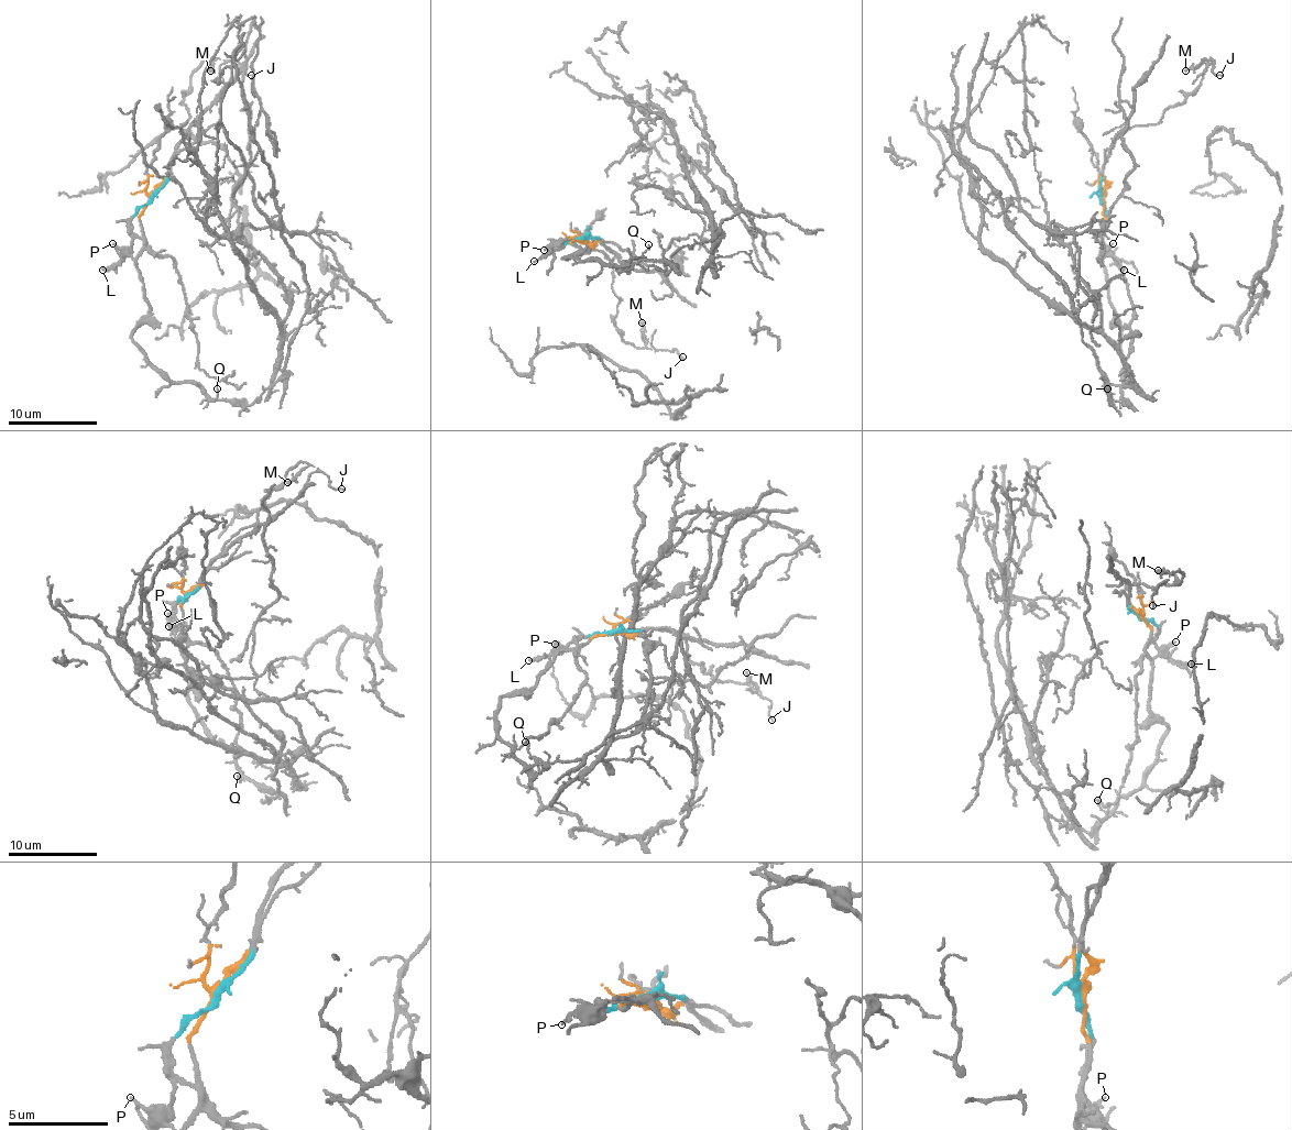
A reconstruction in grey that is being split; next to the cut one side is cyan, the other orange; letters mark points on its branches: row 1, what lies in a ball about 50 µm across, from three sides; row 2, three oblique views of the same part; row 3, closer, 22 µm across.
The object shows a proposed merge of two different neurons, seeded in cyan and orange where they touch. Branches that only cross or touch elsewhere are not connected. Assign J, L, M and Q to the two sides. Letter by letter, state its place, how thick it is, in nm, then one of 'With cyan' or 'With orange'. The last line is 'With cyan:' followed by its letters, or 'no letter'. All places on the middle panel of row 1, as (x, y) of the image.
J: Place: (682, 357). Thickness 120 nm. With cyan
L: Place: (534, 261). Thickness 200 nm. With cyan
M: Place: (642, 322). Thickness 100 nm. With cyan
Q: Place: (648, 244). Thickness 110 nm. With orange
With cyan: J, L, M

